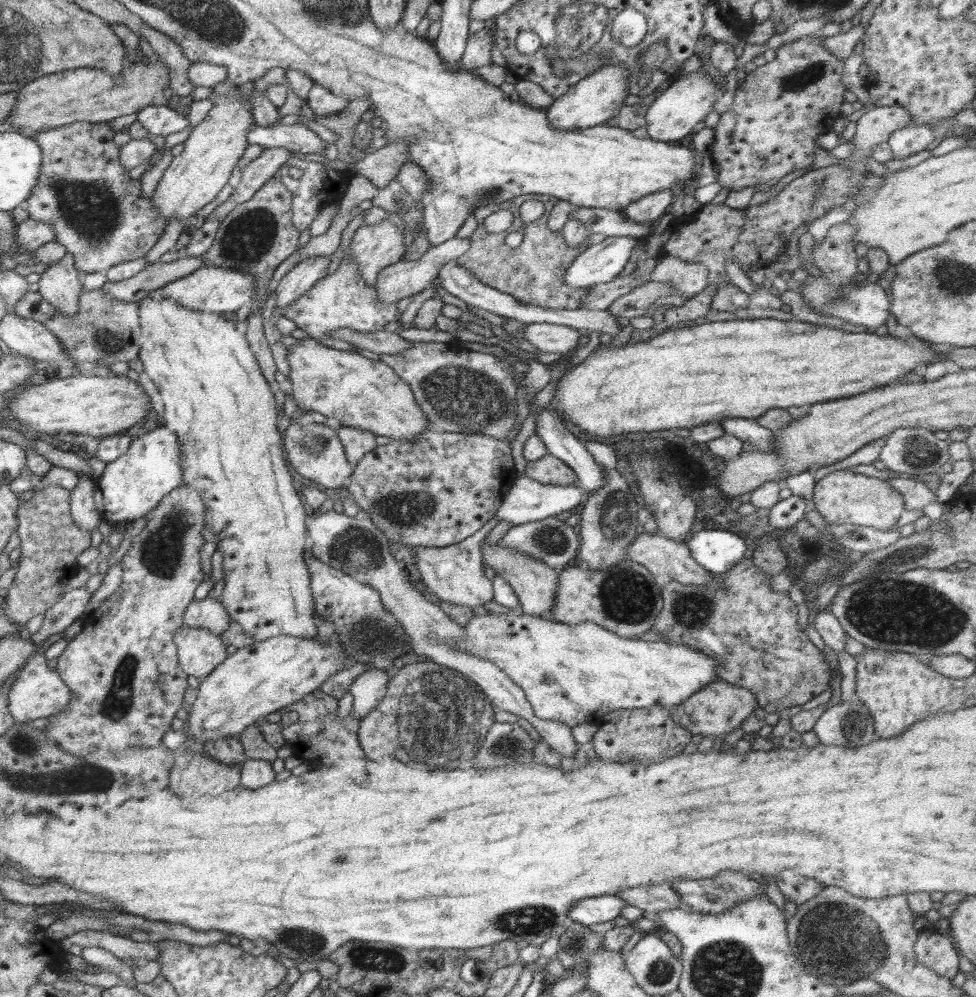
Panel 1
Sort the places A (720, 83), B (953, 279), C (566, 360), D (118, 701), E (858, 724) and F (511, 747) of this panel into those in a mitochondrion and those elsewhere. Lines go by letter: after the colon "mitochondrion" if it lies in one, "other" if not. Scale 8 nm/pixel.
A: other
B: mitochondrion
C: other
D: mitochondrion
E: mitochondrion
F: mitochondrion

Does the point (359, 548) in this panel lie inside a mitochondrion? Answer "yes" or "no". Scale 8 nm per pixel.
yes

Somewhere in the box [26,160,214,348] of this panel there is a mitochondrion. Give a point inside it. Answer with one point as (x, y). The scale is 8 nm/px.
(92, 210)

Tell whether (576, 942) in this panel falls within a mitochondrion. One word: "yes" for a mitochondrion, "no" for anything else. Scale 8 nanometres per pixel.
yes

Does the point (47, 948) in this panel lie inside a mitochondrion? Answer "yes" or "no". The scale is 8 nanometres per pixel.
no

